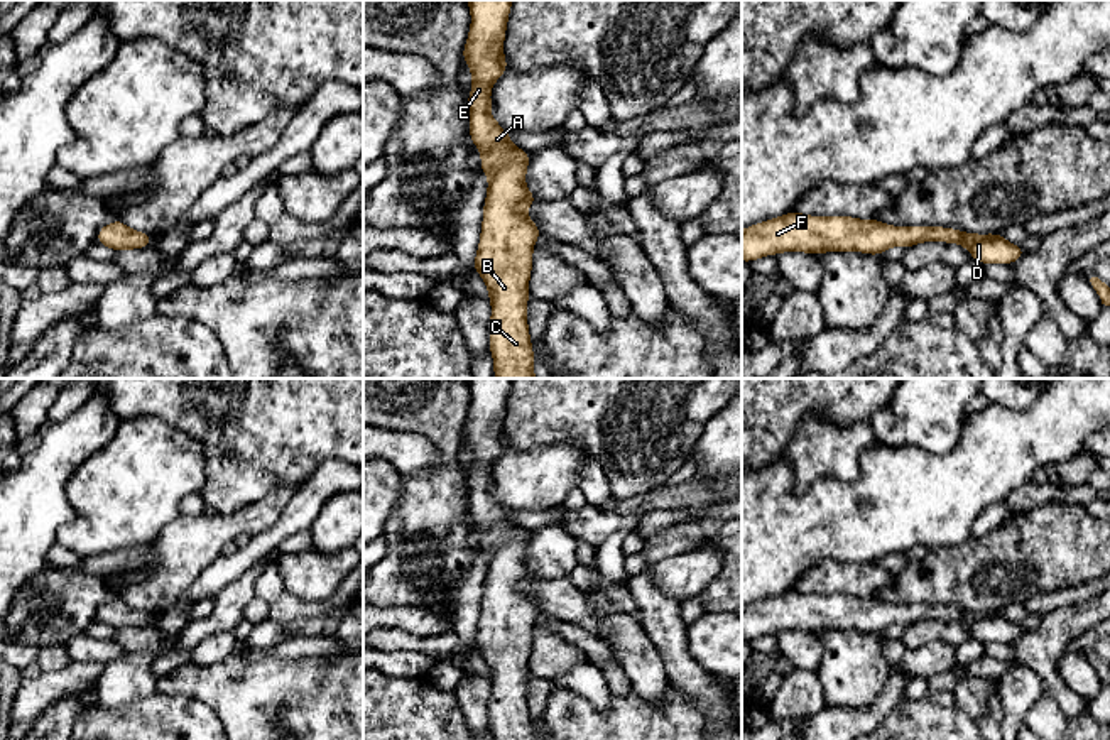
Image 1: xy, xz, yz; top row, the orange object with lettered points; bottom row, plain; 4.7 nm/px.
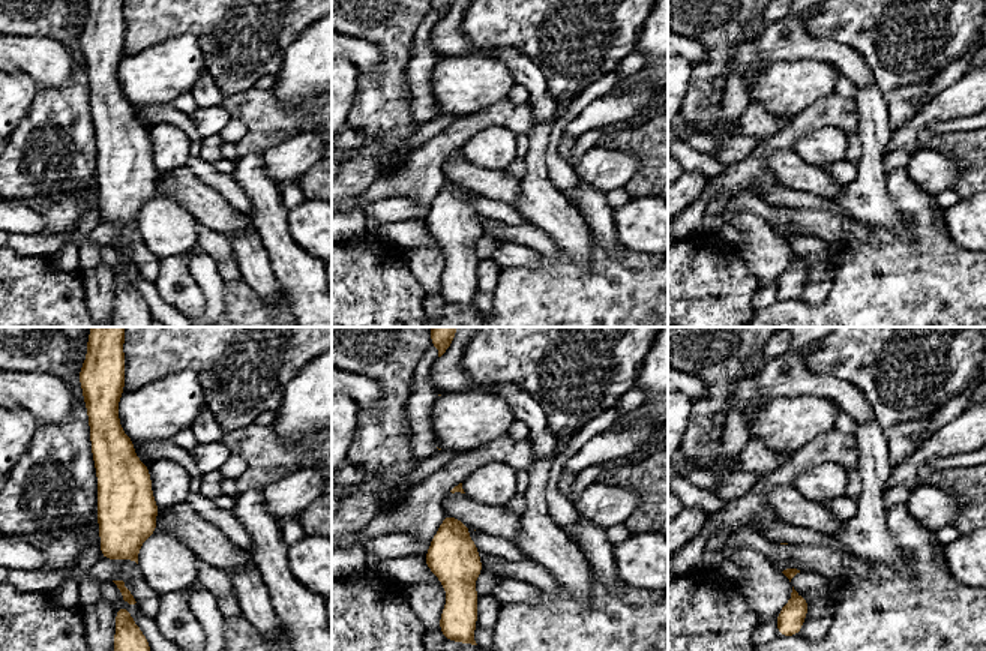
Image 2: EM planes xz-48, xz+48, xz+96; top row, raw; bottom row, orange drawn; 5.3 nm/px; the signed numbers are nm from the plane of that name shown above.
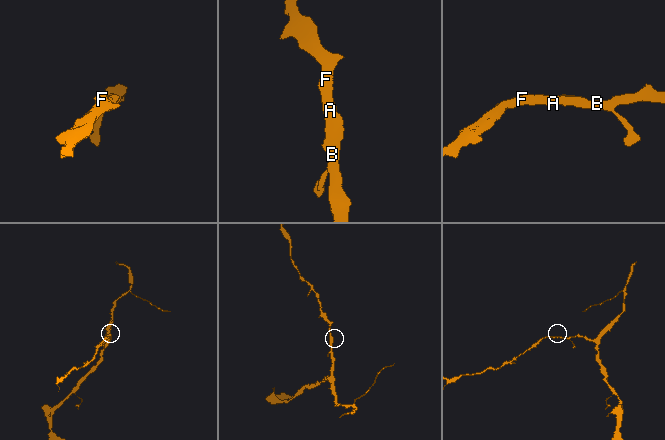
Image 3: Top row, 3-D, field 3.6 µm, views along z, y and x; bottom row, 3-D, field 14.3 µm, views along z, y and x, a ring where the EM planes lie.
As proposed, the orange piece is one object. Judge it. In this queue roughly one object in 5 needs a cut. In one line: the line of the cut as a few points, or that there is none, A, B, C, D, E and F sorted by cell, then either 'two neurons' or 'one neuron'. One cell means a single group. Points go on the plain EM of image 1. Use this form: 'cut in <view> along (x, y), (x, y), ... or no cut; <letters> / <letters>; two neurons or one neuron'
no cut; A B C D E F; one neuron

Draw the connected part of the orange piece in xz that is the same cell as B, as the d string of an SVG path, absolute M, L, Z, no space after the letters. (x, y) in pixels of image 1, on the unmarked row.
M466 378L471 404L461 436L473 463L468 475L471 524L482 529L480 549L488 556L480 622L473 645L488 666L488 703L493 740L534 740L527 703L534 622L542 613L525 593L537 578L524 558L531 532L510 520L492 495L490 468L509 448L503 434L514 378Z

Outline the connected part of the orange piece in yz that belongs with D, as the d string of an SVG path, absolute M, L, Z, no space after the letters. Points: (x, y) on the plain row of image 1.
M791 588L742 608L742 639L782 630L821 634L824 630L862 630L882 634L889 625L911 627L924 620L963 623L971 637L987 642L1012 644L1026 634L1022 623L1007 620L1000 612L966 612L946 605L894 605L877 596L858 598L845 593L813 595Z

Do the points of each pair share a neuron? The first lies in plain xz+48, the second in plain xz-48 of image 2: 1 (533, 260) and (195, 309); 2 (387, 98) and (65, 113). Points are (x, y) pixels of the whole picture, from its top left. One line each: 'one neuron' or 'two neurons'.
1: two neurons
2: one neuron

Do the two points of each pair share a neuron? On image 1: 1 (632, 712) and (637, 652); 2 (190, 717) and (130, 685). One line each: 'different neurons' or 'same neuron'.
1: different neurons
2: different neurons

